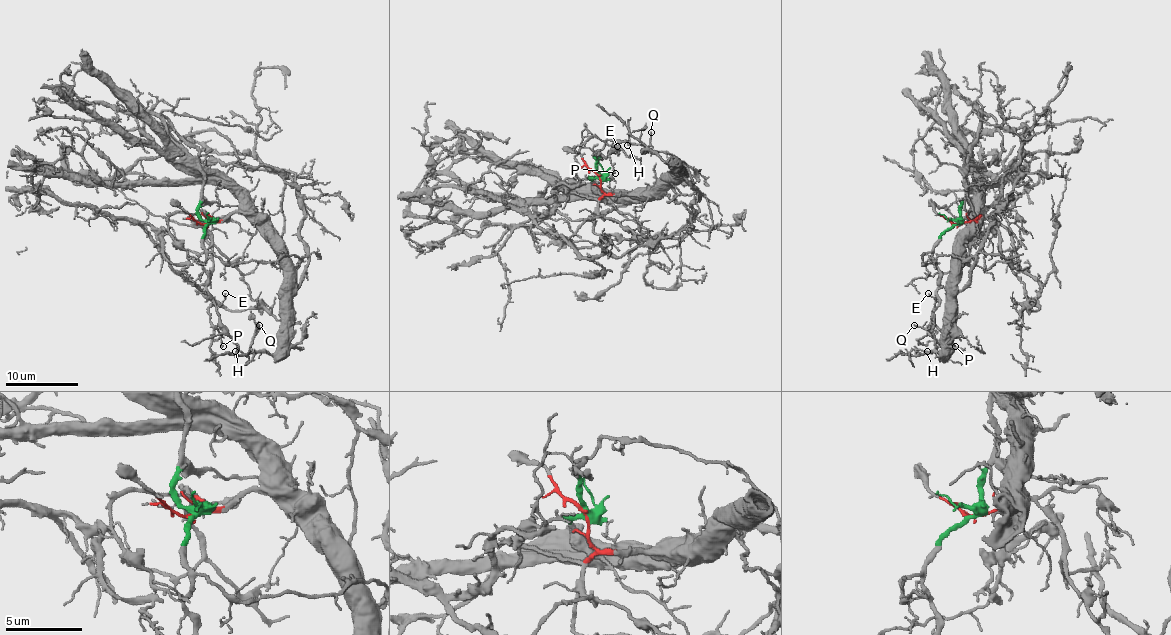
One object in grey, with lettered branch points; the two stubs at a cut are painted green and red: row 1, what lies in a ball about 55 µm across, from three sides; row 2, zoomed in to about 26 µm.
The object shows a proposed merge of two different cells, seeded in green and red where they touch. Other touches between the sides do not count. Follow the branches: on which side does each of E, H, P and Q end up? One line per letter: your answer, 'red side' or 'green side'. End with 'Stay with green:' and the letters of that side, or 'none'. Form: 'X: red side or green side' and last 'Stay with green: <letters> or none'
E: green side
H: red side
P: green side
Q: red side
Stay with green: E, P

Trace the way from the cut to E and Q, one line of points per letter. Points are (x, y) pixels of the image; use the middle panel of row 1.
E: (599, 177), (597, 151), (597, 157), (610, 155), (617, 151), (617, 146)
Q: (599, 177), (601, 188), (606, 193), (651, 193), (675, 168), (646, 150), (642, 151), (650, 146), (651, 131)

